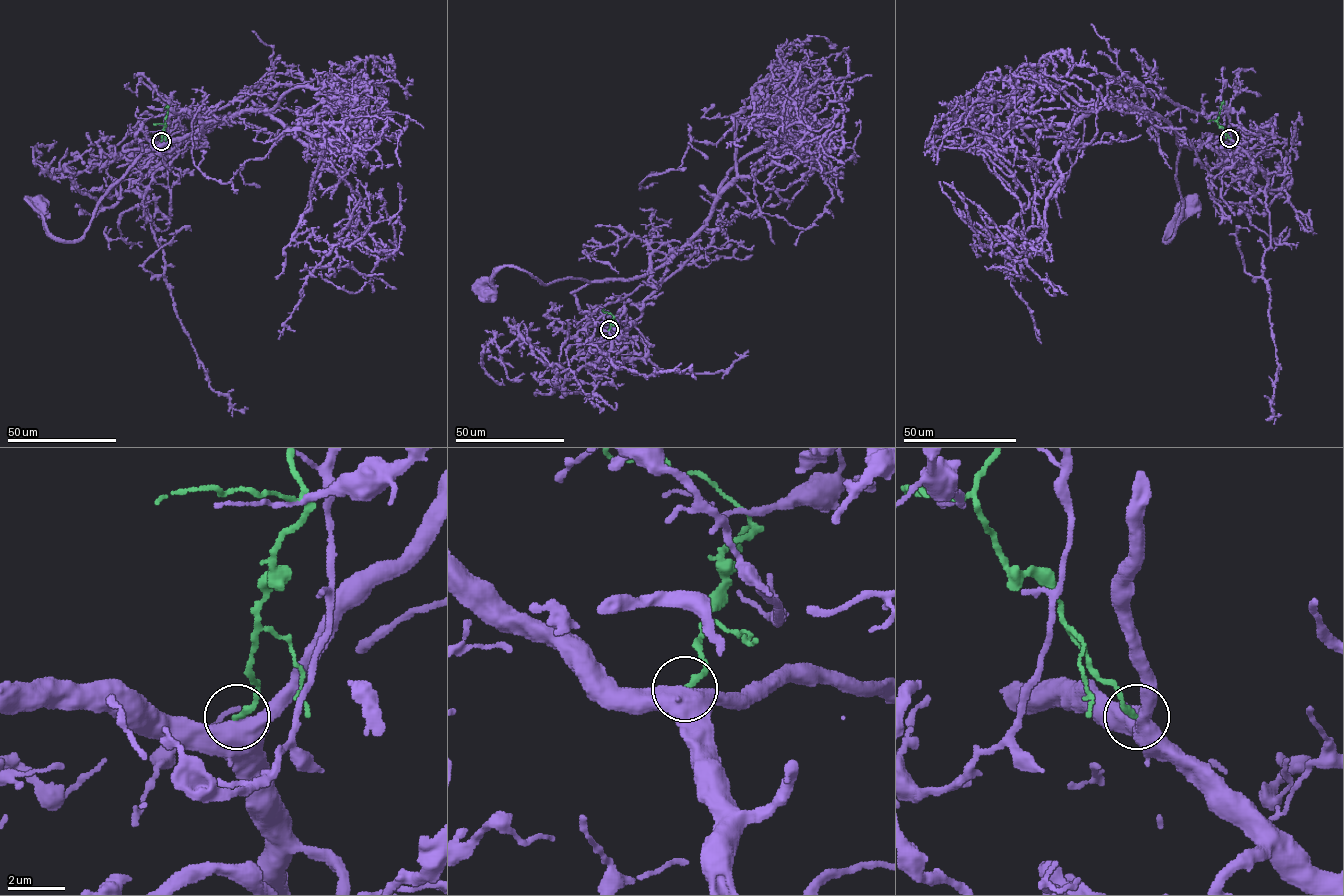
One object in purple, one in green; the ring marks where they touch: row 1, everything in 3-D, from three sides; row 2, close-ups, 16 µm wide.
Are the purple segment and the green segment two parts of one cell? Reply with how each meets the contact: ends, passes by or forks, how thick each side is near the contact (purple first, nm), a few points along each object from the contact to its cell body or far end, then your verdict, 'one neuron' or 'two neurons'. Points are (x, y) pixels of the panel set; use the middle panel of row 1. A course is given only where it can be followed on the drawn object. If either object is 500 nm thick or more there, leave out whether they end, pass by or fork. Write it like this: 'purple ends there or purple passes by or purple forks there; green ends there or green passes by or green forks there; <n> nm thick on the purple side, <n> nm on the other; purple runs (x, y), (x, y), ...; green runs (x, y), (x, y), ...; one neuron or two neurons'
500 nm thick on the purple side, 200 nm on the other; purple runs (608, 330), (595, 324), (571, 293), (590, 282), (585, 280), (543, 284), (513, 267), (497, 267), (488, 294); green runs (608, 329), (614, 317), (612, 325); two neurons

